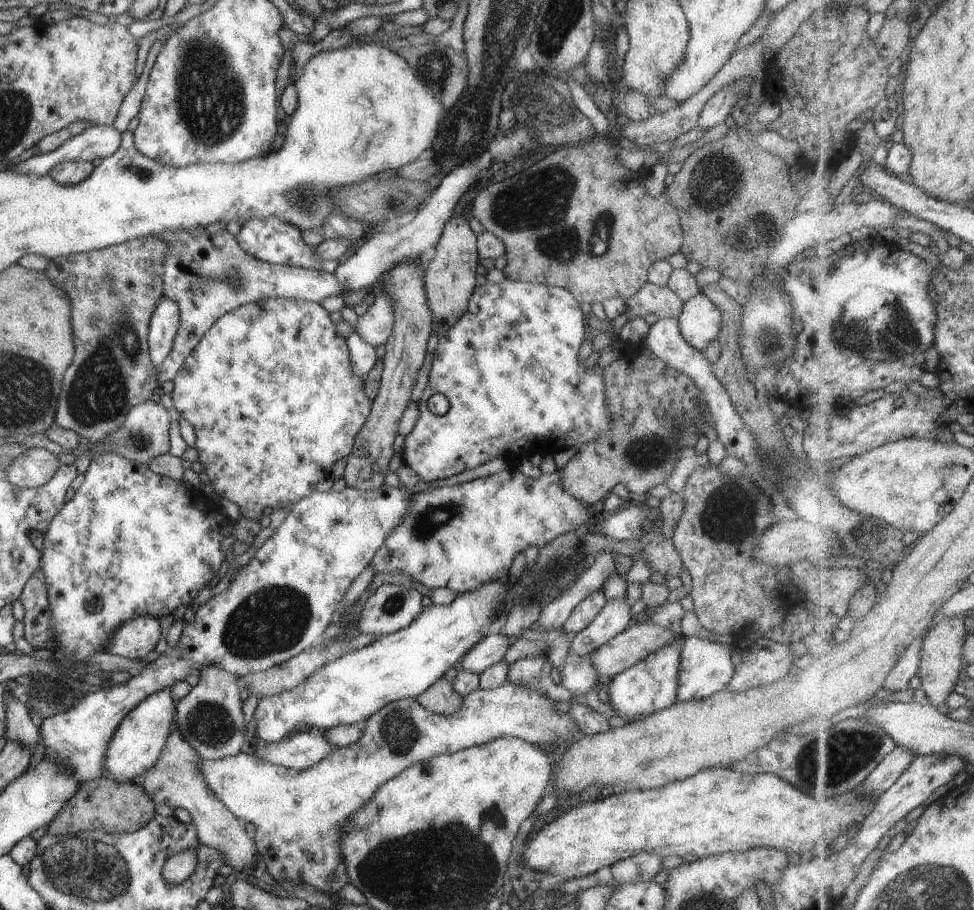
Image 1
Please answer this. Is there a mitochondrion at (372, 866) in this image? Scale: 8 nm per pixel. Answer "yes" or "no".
yes

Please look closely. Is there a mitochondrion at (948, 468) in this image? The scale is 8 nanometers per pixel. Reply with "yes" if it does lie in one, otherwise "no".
yes

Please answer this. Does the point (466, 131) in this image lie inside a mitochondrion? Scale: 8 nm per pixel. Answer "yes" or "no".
yes

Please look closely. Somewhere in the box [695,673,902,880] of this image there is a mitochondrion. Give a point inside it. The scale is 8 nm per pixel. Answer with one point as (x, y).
(853, 749)

